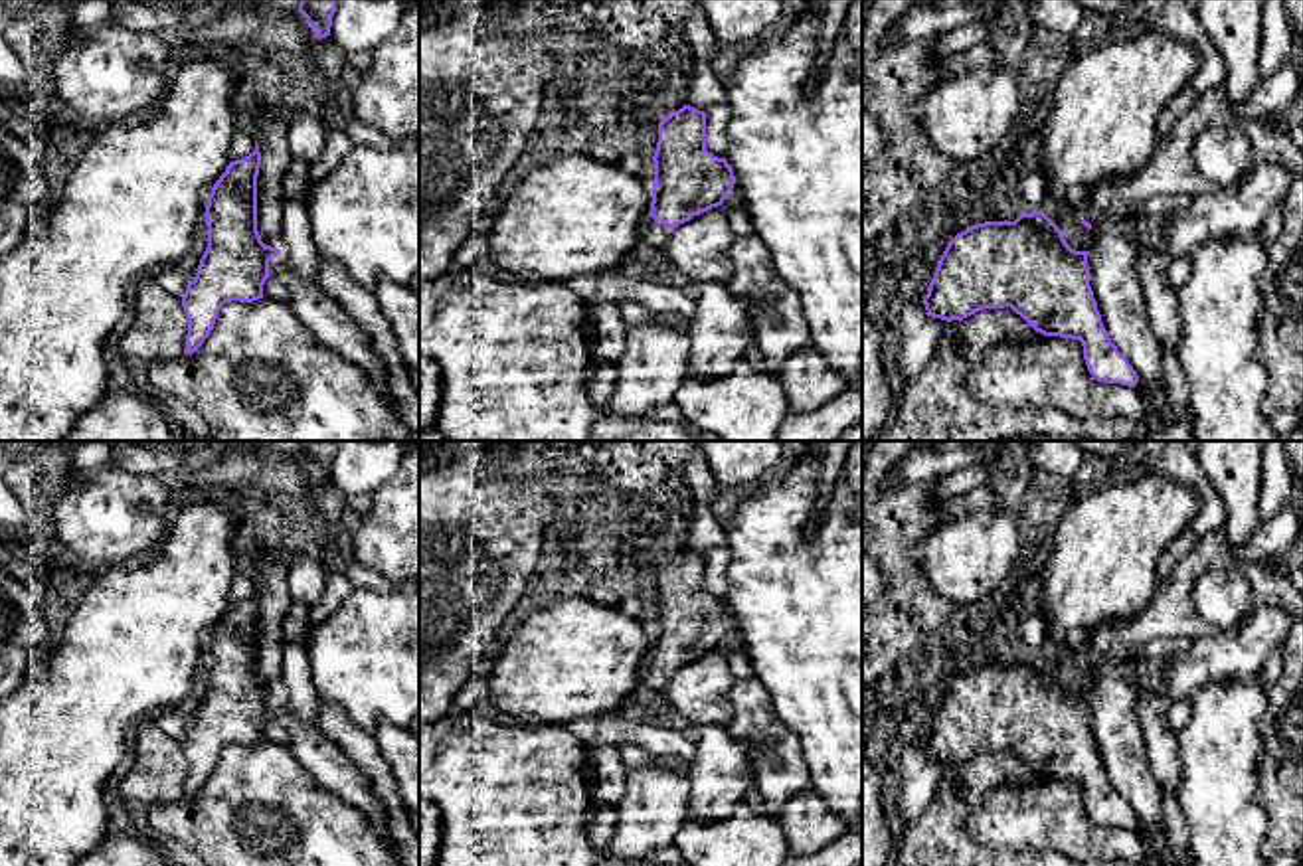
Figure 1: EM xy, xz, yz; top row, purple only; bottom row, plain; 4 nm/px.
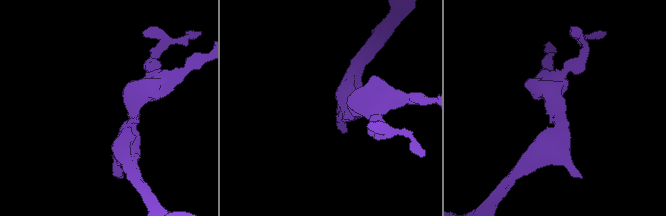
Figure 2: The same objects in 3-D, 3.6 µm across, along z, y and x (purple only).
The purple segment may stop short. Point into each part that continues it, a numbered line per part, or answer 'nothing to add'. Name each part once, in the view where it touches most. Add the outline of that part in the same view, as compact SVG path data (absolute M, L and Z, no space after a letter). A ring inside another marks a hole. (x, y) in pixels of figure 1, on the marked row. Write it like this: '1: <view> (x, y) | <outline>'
1: xz (655, 234) | M649 217L643 227L641 235L641 251L647 255L647 261L662 259L662 249L670 237L672 229L666 227L662 221Z

